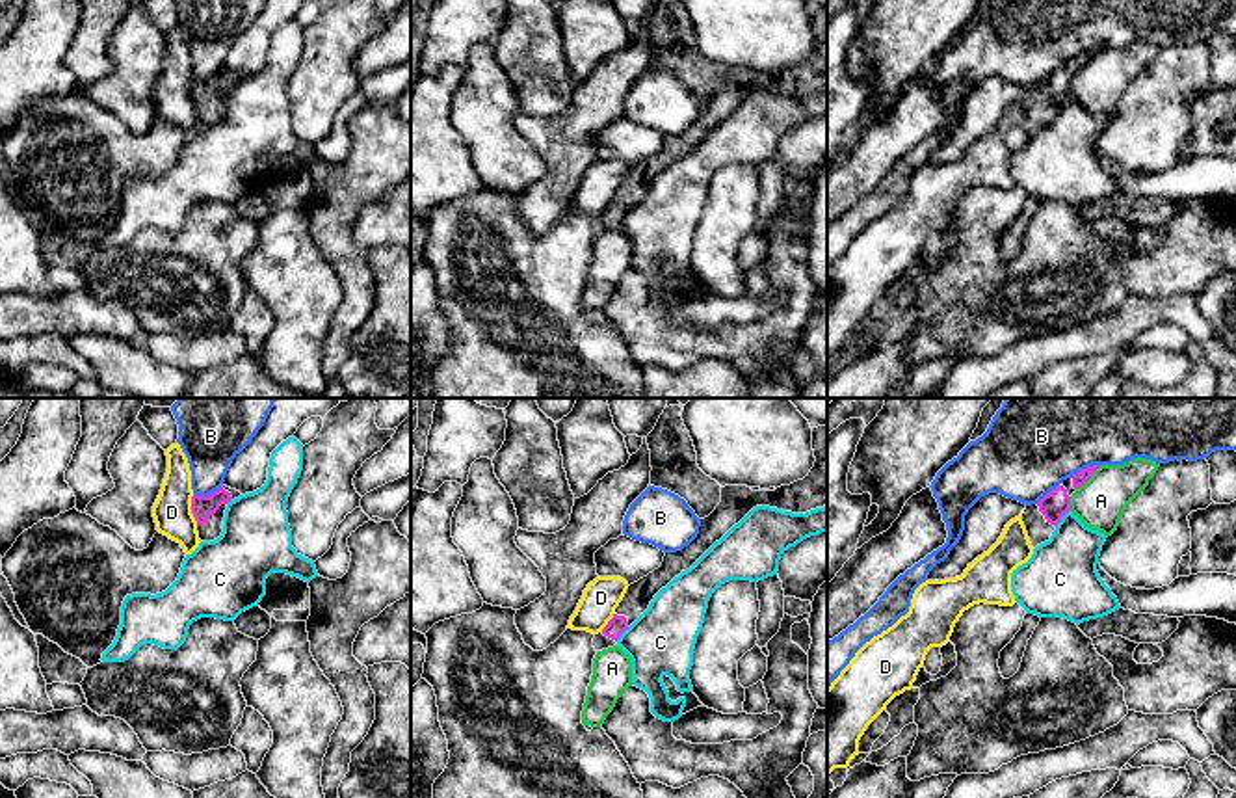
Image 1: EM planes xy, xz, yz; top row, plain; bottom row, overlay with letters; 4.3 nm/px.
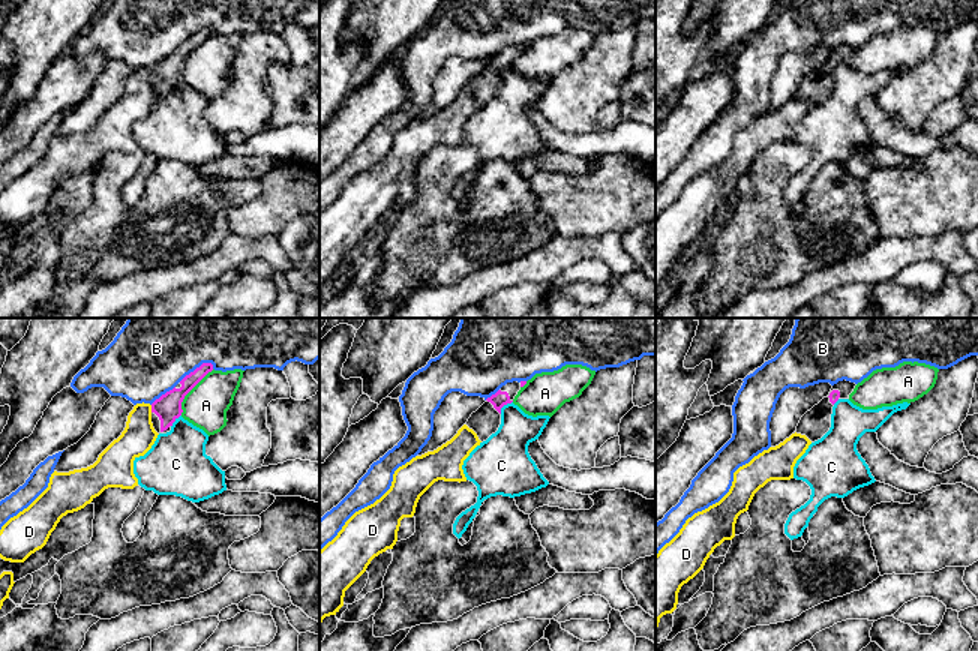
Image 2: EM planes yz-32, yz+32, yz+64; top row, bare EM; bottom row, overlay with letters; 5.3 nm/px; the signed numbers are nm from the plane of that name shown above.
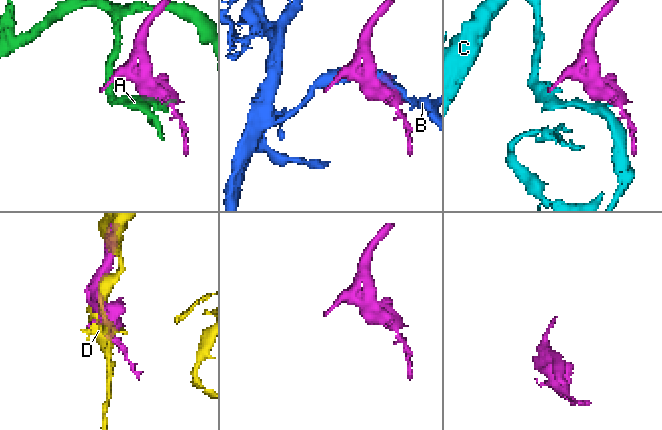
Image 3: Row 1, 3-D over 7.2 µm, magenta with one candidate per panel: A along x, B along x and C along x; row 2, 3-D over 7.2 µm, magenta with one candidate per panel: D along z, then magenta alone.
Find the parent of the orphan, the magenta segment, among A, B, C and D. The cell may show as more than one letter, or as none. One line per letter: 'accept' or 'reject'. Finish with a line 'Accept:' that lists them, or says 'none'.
A: reject
B: reject
C: reject
D: reject
Accept: none

